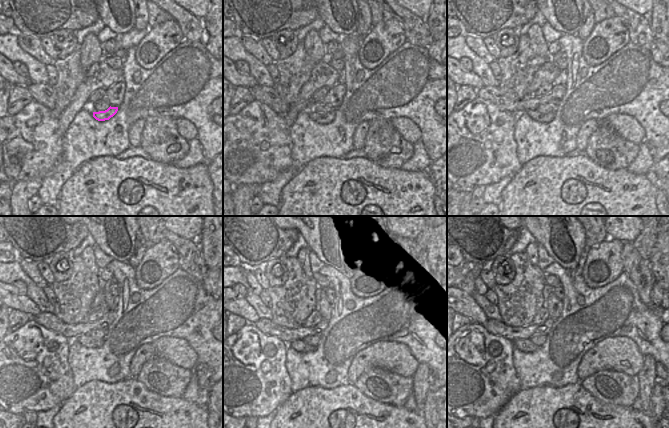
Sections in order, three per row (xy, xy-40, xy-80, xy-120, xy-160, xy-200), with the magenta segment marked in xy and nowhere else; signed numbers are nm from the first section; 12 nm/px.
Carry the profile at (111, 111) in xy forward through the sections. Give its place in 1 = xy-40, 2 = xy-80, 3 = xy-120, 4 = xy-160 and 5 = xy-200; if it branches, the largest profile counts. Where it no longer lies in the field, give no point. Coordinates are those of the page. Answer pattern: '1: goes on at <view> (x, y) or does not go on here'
1: goes on at xy-40 (323, 118)
2: goes on at xy-80 (540, 117)
3: goes on at xy-120 (87, 341)
4: goes on at xy-160 (299, 345)
5: goes on at xy-200 (524, 345)

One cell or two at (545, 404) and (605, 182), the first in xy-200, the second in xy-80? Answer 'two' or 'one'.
one

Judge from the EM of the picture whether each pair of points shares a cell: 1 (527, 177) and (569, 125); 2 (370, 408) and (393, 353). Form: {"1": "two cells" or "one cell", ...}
{"1": "two cells", "2": "two cells"}

